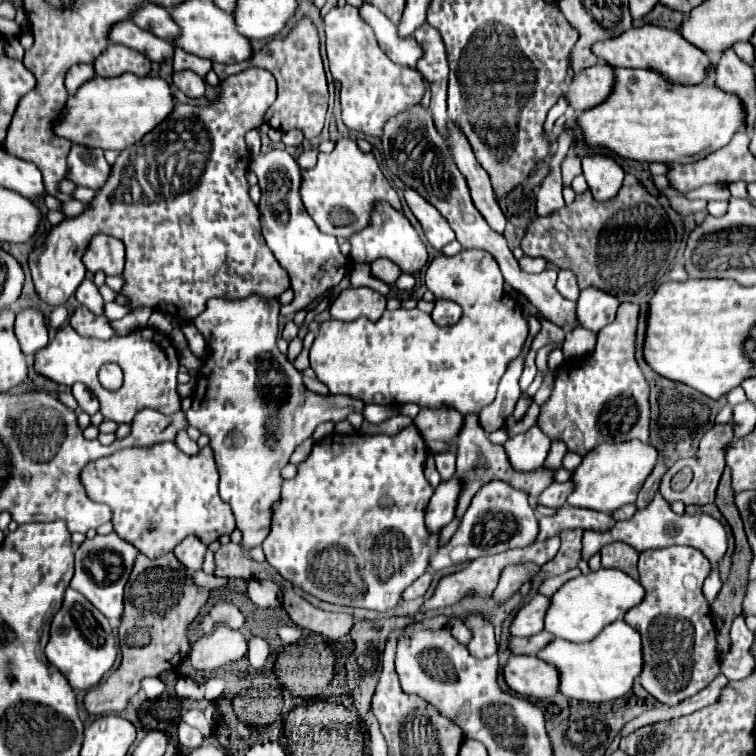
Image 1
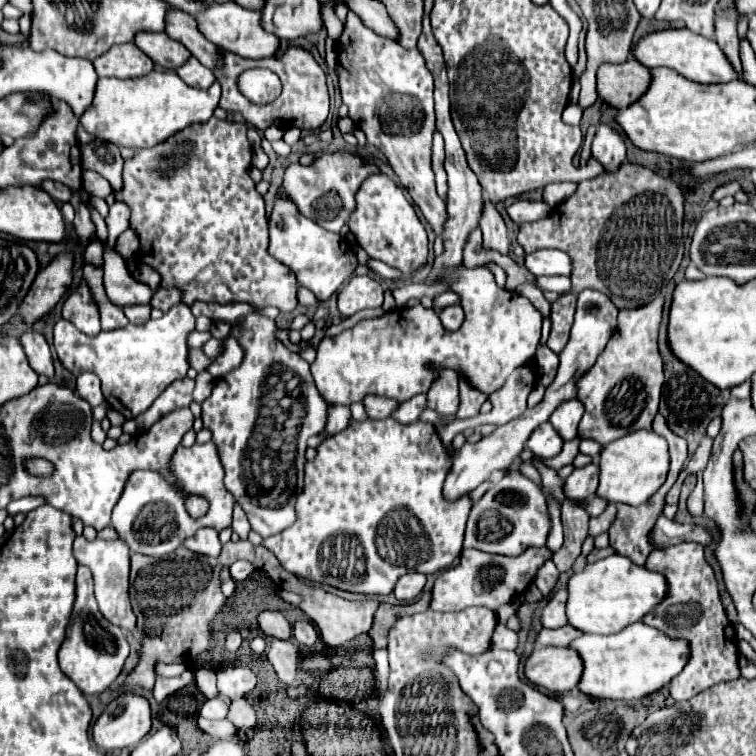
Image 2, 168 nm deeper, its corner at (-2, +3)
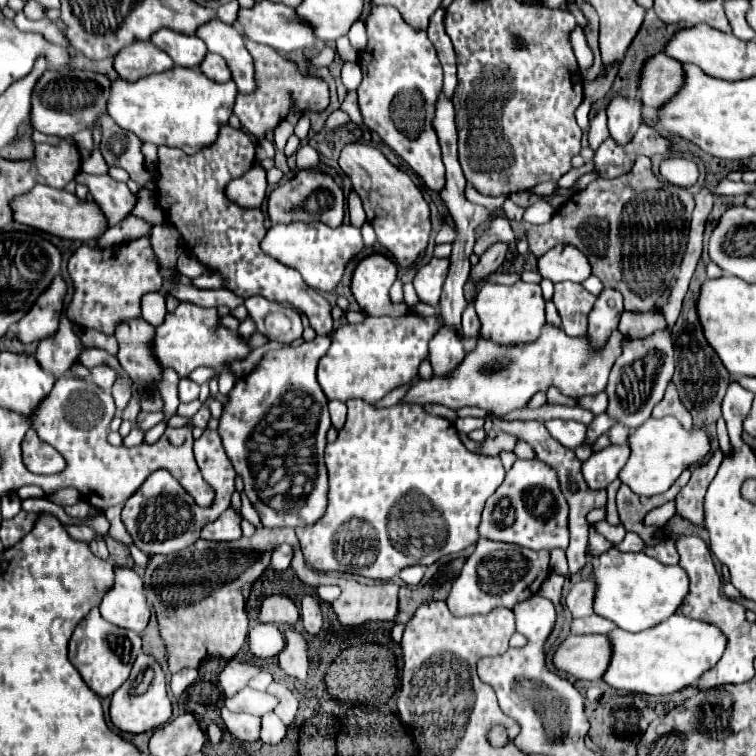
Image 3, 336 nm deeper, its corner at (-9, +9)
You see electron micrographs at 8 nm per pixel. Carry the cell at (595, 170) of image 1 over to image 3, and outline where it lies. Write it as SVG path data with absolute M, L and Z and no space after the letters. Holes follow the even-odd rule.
M617 97L609 103L607 117L611 139L619 145L625 145L633 139L635 131L641 125L641 103Z

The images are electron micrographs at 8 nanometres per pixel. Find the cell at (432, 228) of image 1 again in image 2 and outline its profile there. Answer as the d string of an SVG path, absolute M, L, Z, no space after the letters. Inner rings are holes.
M348 11L344 33L338 41L338 63L336 71L340 75L340 91L342 101L348 107L348 115L366 133L370 145L378 147L392 169L396 171L400 183L408 189L414 203L420 207L436 235L442 233L442 225L446 221L446 203L436 193L436 181L432 171L432 135L434 135L434 81L432 73L426 69L426 61L418 49L402 49L396 41L376 35L372 29L362 25L362 19Z

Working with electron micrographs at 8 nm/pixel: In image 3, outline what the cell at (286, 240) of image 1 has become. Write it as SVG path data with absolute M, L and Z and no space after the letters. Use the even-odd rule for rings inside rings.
M289 223L269 227L261 247L265 253L273 255L273 259L297 269L309 287L321 293L331 293L341 281L349 261L361 253L363 239L361 231L353 225L341 225L333 229L325 227L325 223Z

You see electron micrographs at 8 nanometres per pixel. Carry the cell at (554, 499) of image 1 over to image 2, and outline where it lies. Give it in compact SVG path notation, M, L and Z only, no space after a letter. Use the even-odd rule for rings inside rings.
M590 463L582 469L574 469L572 475L566 479L566 495L578 501L594 497L598 489L598 475L600 471L596 463Z

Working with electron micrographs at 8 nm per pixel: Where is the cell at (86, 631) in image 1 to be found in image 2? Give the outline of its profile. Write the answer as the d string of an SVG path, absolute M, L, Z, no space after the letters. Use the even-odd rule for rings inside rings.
M78 565L76 603L72 611L72 623L66 629L66 639L58 651L60 669L66 673L66 677L74 681L74 685L84 695L100 695L116 681L128 653L130 653L130 645L126 641L124 631L110 625L110 621L106 621L102 613L98 613L98 605L94 599L94 579L90 569Z

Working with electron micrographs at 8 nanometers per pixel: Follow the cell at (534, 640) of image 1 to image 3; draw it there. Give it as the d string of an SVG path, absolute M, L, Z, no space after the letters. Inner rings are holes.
M591 615L585 619L573 619L571 621L571 633L573 635L593 635L593 633L609 633L615 625L599 615Z

